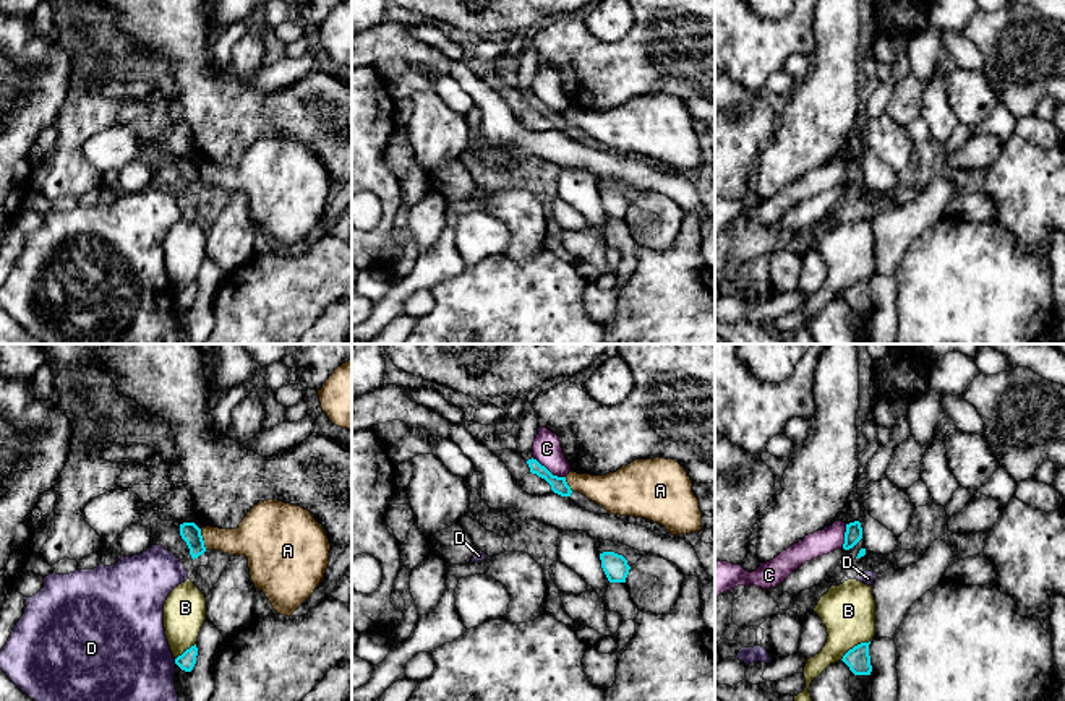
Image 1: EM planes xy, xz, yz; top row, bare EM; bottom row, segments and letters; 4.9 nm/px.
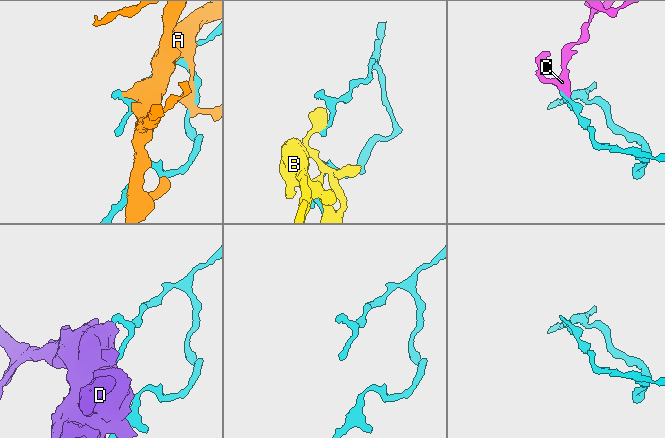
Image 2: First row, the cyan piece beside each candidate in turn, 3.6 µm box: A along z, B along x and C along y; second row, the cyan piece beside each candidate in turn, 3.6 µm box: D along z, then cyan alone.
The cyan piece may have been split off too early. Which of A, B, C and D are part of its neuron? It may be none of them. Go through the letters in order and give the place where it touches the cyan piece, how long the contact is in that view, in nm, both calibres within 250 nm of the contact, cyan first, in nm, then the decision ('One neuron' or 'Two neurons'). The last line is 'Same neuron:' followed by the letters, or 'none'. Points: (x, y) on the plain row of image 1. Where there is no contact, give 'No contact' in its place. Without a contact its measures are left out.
A: Touches cyan at xy (201, 176). Shared border 110 nm. Thickness 100 nm (cyan) against 180 nm. Two neurons
B: Touches cyan at yz (855, 283). Shared border 180 nm. Thickness 120 nm (cyan) against 280 nm. Two neurons
C: Touches cyan at xz (547, 106). Shared border 190 nm. Thickness 80 nm (cyan) against 140 nm. Two neurons
D: Touches cyan at xy (175, 299). Shared border 40 nm. Thickness 90 nm (cyan) against 480 nm. Two neurons
Same neuron: none

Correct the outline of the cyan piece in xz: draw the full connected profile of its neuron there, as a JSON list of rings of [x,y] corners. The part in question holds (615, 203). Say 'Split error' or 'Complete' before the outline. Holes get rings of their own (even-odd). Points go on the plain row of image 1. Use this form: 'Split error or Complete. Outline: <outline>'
Complete. Outline: [[[603,188],[600,190],[600,196],[609,219],[626,219],[631,203],[622,191]]]

